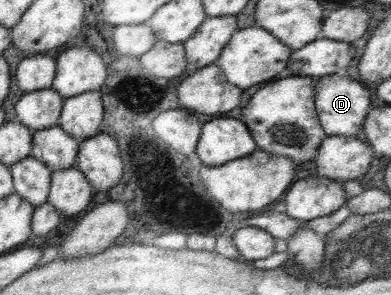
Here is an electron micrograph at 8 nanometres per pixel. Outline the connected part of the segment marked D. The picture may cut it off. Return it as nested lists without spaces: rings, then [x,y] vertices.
[[[335,73],[316,78],[314,103],[320,123],[329,136],[357,136],[363,130],[367,113],[371,110],[371,95],[367,86],[360,80]]]

